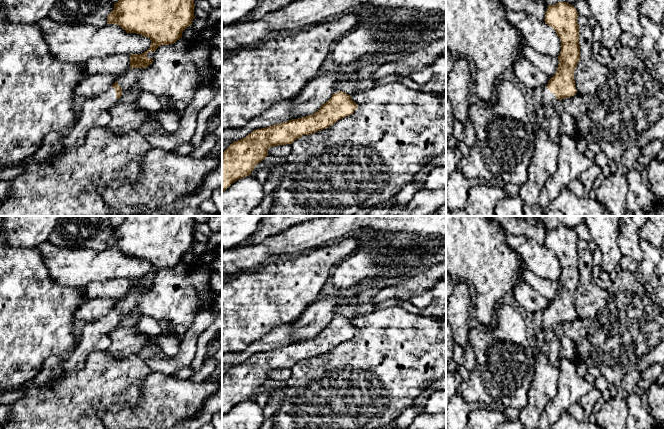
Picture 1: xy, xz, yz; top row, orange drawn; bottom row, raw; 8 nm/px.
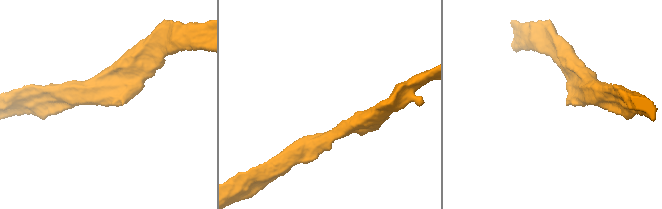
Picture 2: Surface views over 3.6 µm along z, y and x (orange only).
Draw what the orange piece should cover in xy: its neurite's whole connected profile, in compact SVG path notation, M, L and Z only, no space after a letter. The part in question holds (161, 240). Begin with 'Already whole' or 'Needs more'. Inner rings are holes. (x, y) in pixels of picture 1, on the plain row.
Already whole. M126 216L122 223L114 227L114 233L107 241L107 248L119 249L127 257L137 257L151 264L150 272L147 275L130 279L130 293L148 291L153 286L153 282L147 281L148 276L155 276L159 270L174 268L182 262L183 255L192 249L192 244L195 242L194 224L193 216Z

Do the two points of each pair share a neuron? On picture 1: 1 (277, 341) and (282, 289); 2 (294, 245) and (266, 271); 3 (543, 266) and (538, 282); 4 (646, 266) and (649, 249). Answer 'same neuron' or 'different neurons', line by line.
1: different neurons
2: different neurons
3: different neurons
4: same neuron

